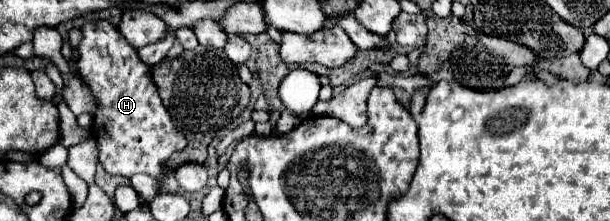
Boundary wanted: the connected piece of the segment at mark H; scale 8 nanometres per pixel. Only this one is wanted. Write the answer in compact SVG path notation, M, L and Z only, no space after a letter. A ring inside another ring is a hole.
M109 21L85 23L81 33L83 39L75 53L75 67L101 107L99 113L95 113L91 131L99 143L99 161L103 169L111 175L125 177L147 173L159 183L161 193L177 193L177 171L167 167L167 159L181 151L187 145L187 139L175 131L151 79L151 67L139 59L137 49L131 47Z

